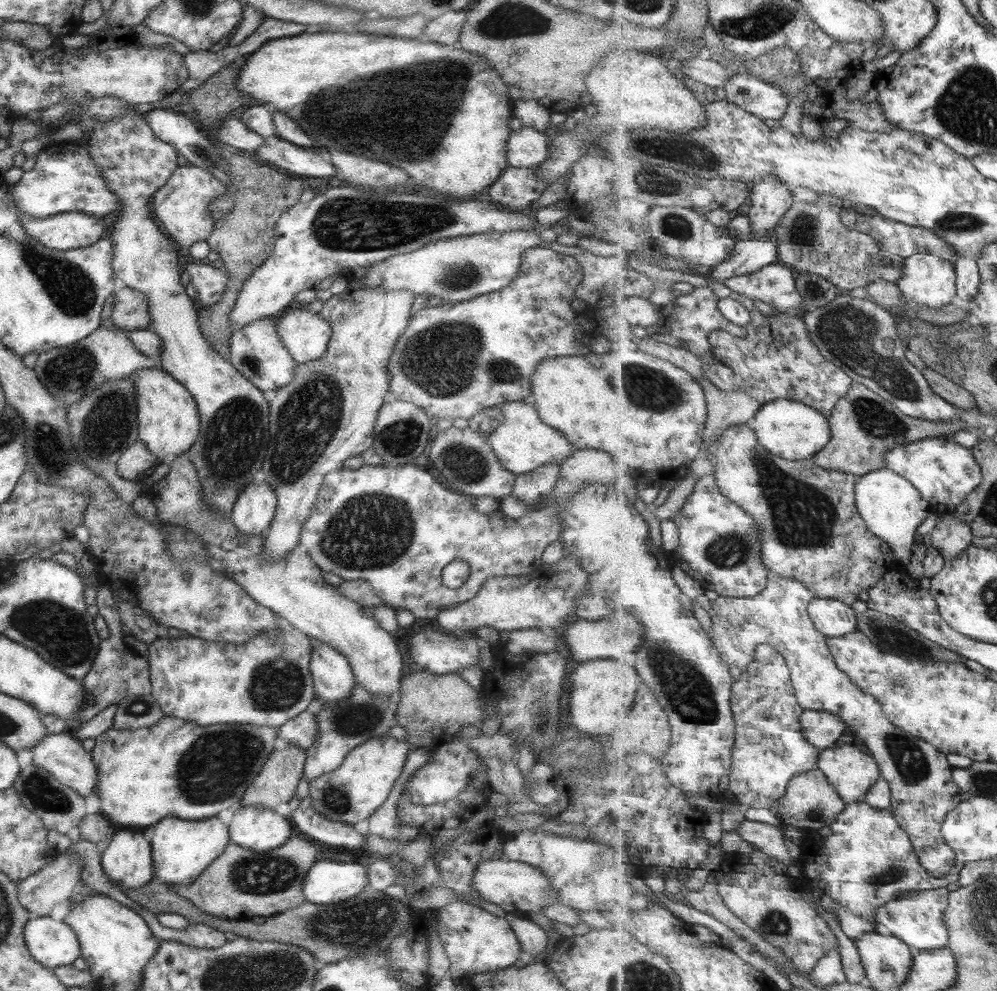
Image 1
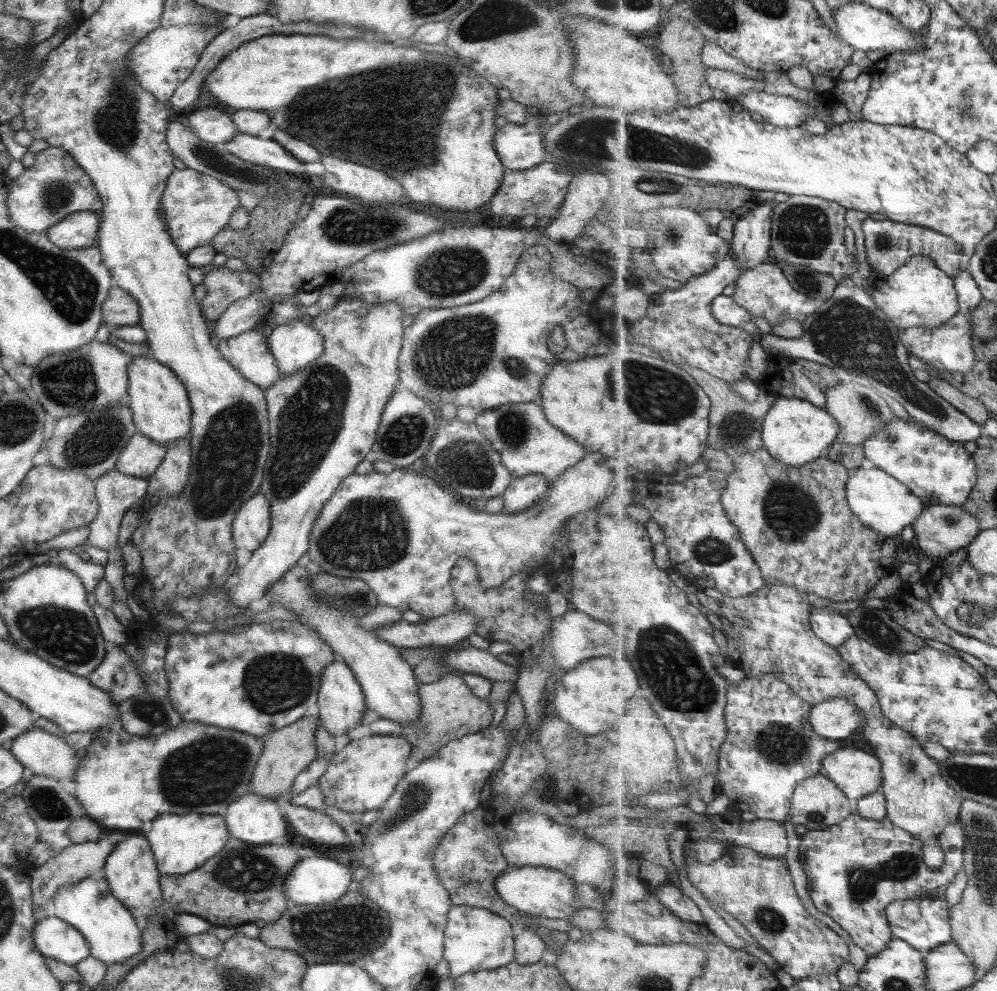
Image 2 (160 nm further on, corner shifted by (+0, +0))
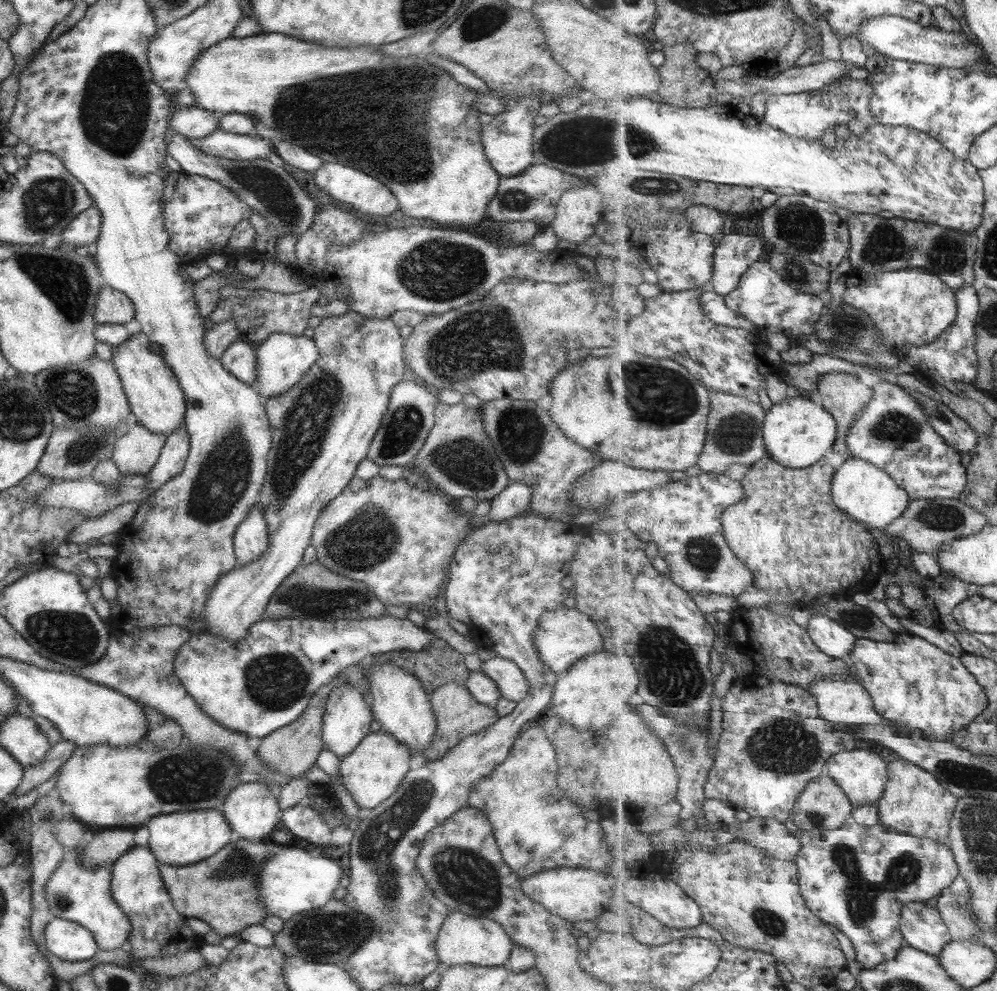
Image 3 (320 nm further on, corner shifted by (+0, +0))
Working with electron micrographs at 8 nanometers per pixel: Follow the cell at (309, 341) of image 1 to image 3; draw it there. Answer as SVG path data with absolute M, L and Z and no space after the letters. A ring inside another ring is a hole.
M309 332L301 336L274 333L265 337L254 347L256 360L256 379L261 393L260 403L265 404L268 398L287 392L309 370L317 360L318 350Z

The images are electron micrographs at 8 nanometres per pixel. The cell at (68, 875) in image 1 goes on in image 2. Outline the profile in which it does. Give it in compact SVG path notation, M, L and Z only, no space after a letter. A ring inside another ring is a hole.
M106 835L103 839L99 838L95 842L71 843L53 857L48 858L39 867L31 869L30 889L33 908L40 907L44 902L50 902L53 894L56 893L57 887L82 881L97 870L101 870L106 856L109 856L115 845L116 842L111 841Z

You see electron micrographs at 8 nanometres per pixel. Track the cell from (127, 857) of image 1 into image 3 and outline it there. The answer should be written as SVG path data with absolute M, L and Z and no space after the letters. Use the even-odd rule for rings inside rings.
M133 846L127 852L119 855L110 867L110 893L115 904L125 913L131 928L125 945L130 946L130 953L134 958L145 960L155 956L168 956L199 948L205 942L201 936L195 935L187 926L186 919L182 917L172 905L171 899L165 890L162 878L158 871L158 862L148 847Z

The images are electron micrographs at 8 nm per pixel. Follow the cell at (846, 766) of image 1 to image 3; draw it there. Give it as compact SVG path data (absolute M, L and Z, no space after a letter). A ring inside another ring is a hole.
M855 749L838 752L828 762L829 777L841 785L856 807L876 804L889 782L889 767L877 751Z

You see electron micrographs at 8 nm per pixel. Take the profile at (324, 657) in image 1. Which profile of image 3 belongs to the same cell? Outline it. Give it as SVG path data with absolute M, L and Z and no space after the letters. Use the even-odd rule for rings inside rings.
M338 684L326 696L324 704L324 716L321 721L321 740L323 749L329 750L337 758L347 756L361 739L369 733L369 722L372 720L370 705L360 693L360 689L353 688L349 684Z

